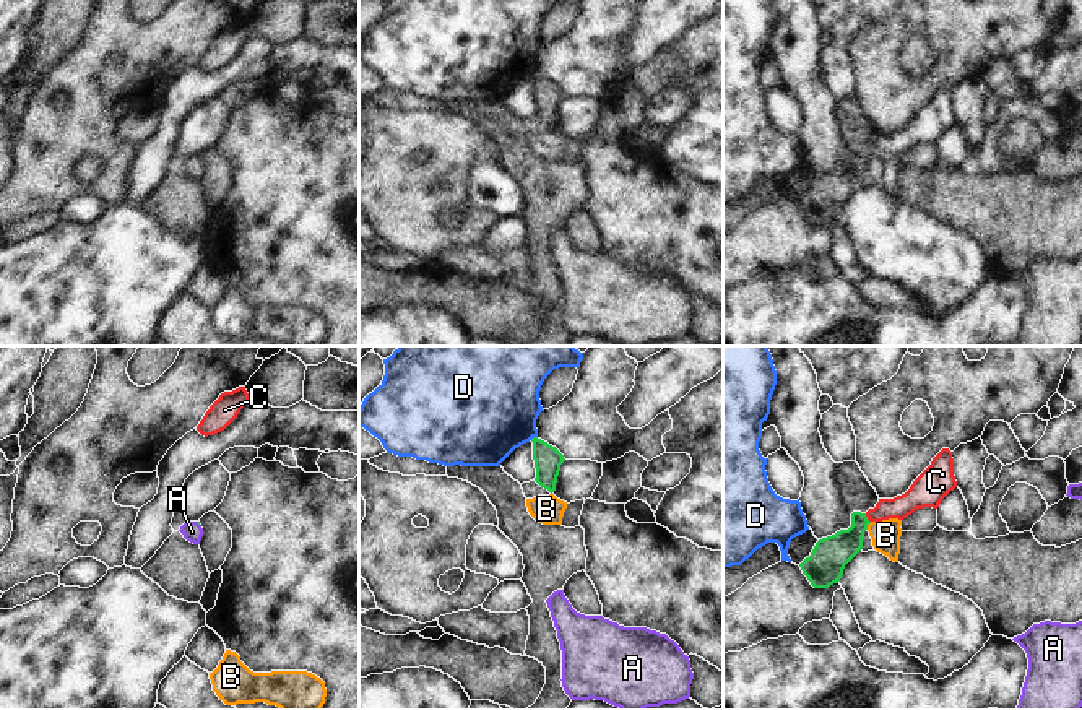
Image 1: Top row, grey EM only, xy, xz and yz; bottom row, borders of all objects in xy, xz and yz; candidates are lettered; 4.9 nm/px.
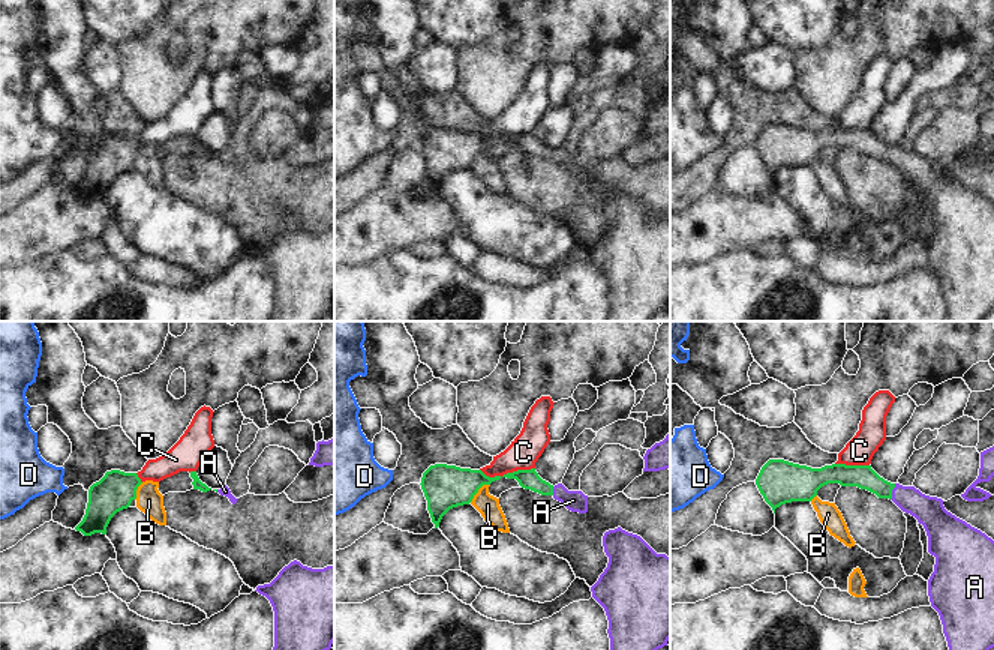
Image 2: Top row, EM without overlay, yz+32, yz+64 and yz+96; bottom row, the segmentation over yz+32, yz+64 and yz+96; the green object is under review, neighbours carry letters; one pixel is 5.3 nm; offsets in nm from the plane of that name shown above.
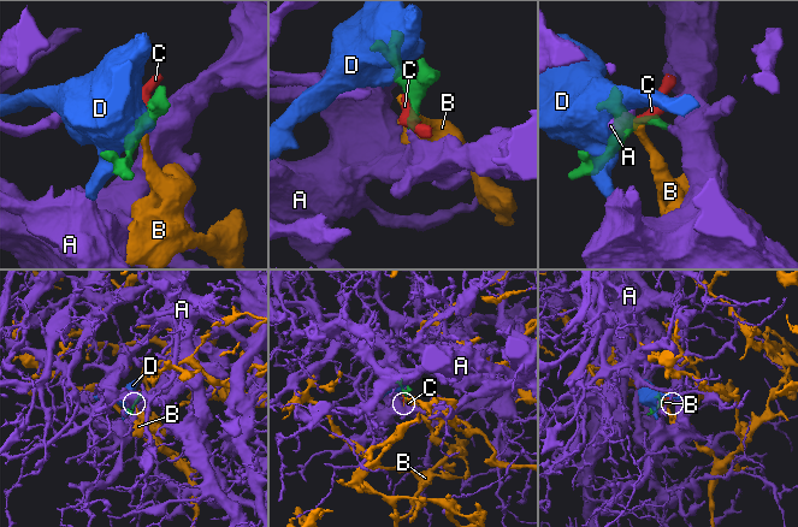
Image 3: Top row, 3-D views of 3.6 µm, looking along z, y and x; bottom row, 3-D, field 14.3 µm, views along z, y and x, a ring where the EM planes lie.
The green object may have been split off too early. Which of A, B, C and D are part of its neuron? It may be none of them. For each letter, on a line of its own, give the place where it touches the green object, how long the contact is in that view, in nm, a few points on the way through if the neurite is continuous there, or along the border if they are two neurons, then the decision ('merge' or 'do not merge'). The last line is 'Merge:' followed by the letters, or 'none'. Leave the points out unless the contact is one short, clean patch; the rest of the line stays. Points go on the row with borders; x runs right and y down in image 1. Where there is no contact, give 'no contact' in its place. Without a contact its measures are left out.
A: no contact | merge
B: yz (868, 523) | 50 nm | along yz (871, 522), (866, 528) | do not merge
C: yz (866, 519) | 50 nm | along yz (865, 514), (869, 522) | do not merge
D: xz (533, 437) | 40 nm | do not merge
Merge: A

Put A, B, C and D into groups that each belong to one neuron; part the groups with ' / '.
A / B C / D

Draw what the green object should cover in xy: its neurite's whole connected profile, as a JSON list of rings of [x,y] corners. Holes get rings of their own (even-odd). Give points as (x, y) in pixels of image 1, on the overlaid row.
[[[187,522],[180,526],[179,530],[184,538],[193,544],[200,544],[201,536],[203,536],[203,528],[200,525],[200,522]]]

